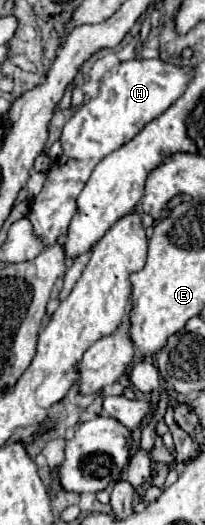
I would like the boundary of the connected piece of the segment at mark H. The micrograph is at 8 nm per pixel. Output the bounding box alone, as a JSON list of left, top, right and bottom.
[27,58,189,248]

